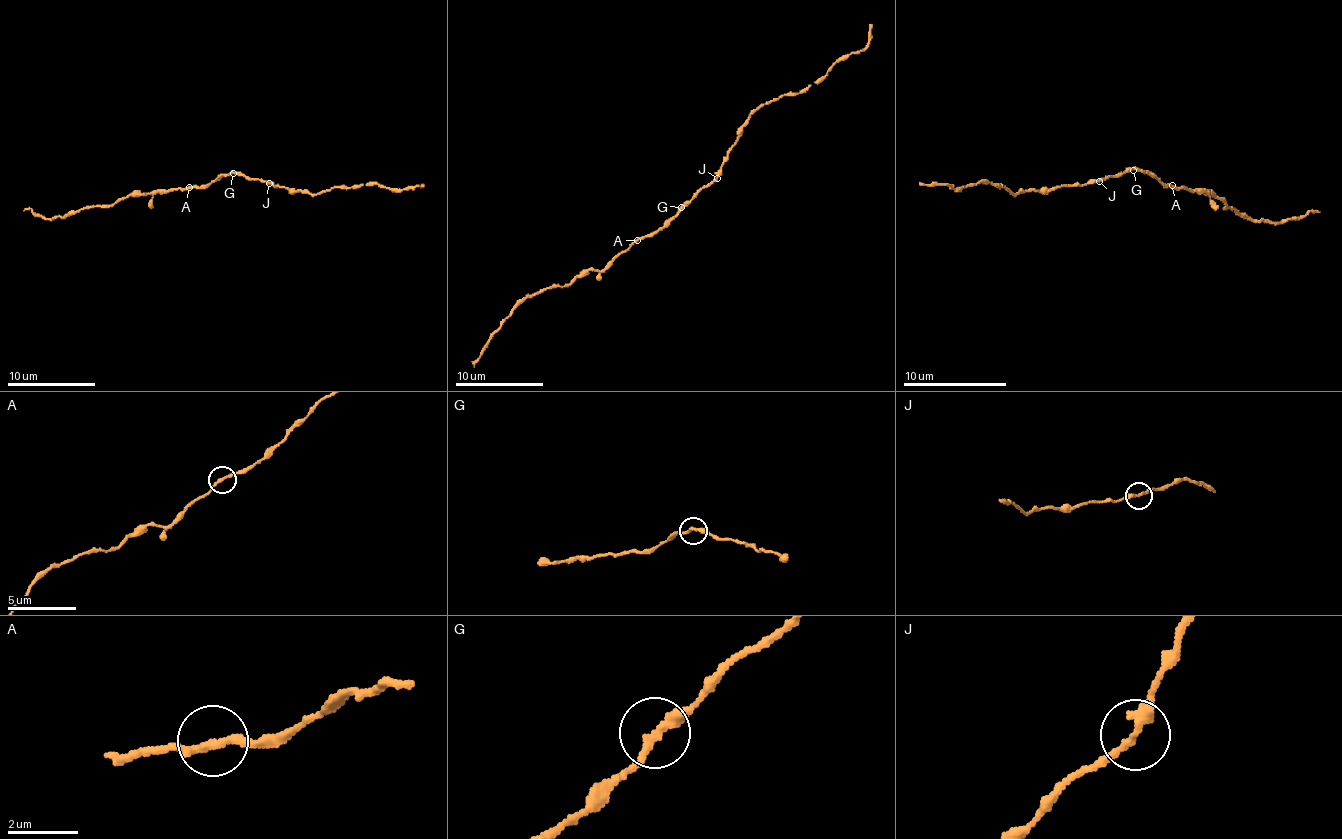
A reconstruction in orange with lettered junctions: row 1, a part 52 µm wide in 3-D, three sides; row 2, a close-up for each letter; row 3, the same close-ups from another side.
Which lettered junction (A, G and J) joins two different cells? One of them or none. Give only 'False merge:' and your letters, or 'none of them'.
False merge: none of them

